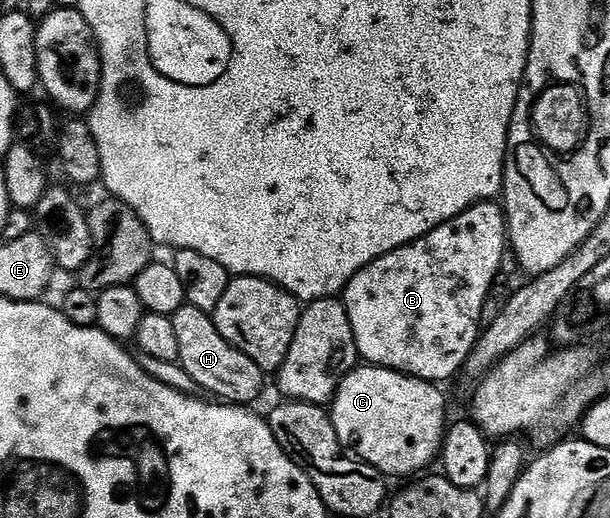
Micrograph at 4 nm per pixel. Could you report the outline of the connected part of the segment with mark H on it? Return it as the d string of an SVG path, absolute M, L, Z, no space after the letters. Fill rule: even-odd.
M185 304L177 313L171 314L174 331L178 334L178 355L180 366L190 374L205 394L230 405L251 406L264 393L265 370L250 359L238 347L234 347L218 331L215 320L206 311Z

